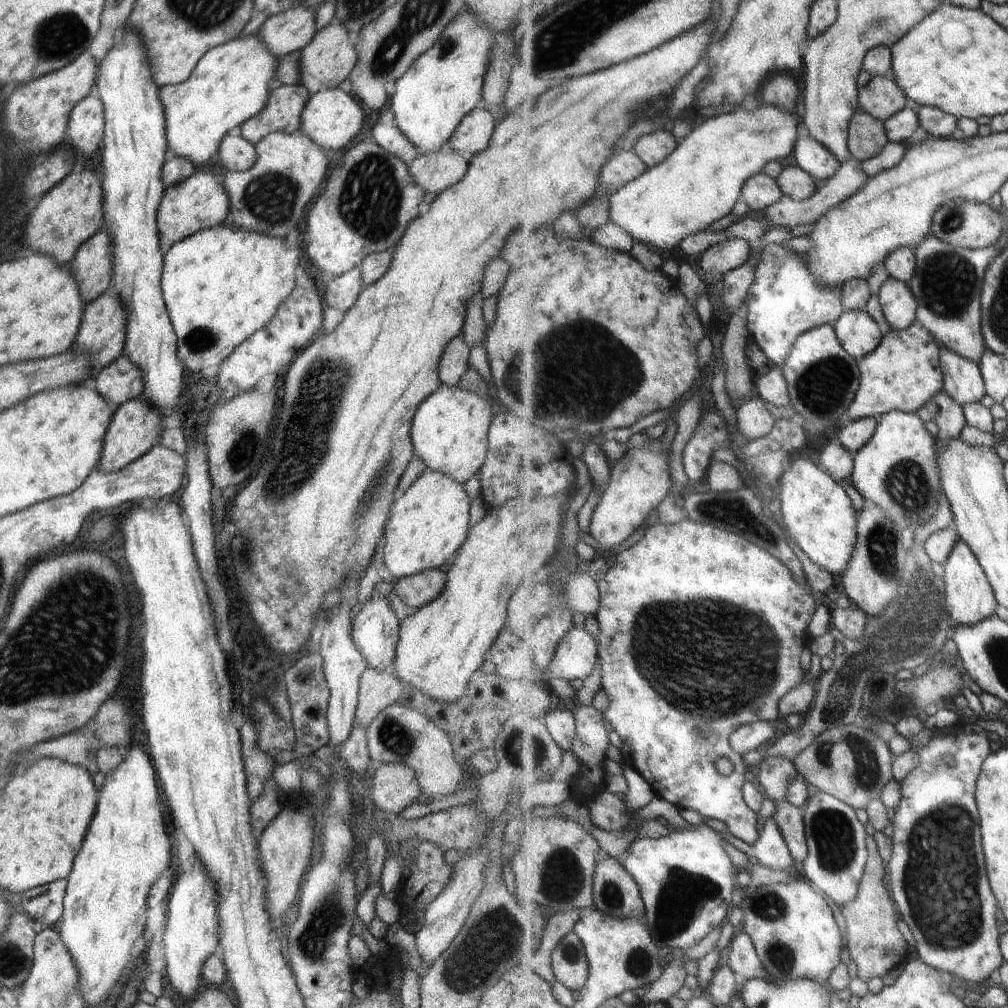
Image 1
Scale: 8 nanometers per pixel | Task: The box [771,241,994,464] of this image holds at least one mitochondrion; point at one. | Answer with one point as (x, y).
(948, 280)

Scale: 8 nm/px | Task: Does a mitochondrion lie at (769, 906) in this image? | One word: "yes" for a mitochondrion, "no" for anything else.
yes

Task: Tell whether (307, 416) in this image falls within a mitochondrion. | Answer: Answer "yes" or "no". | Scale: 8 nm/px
yes

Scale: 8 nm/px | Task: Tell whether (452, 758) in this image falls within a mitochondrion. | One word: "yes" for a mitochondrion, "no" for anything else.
no

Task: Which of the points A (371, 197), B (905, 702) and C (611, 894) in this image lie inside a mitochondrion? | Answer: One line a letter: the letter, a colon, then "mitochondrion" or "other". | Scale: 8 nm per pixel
A: mitochondrion
B: mitochondrion
C: mitochondrion

